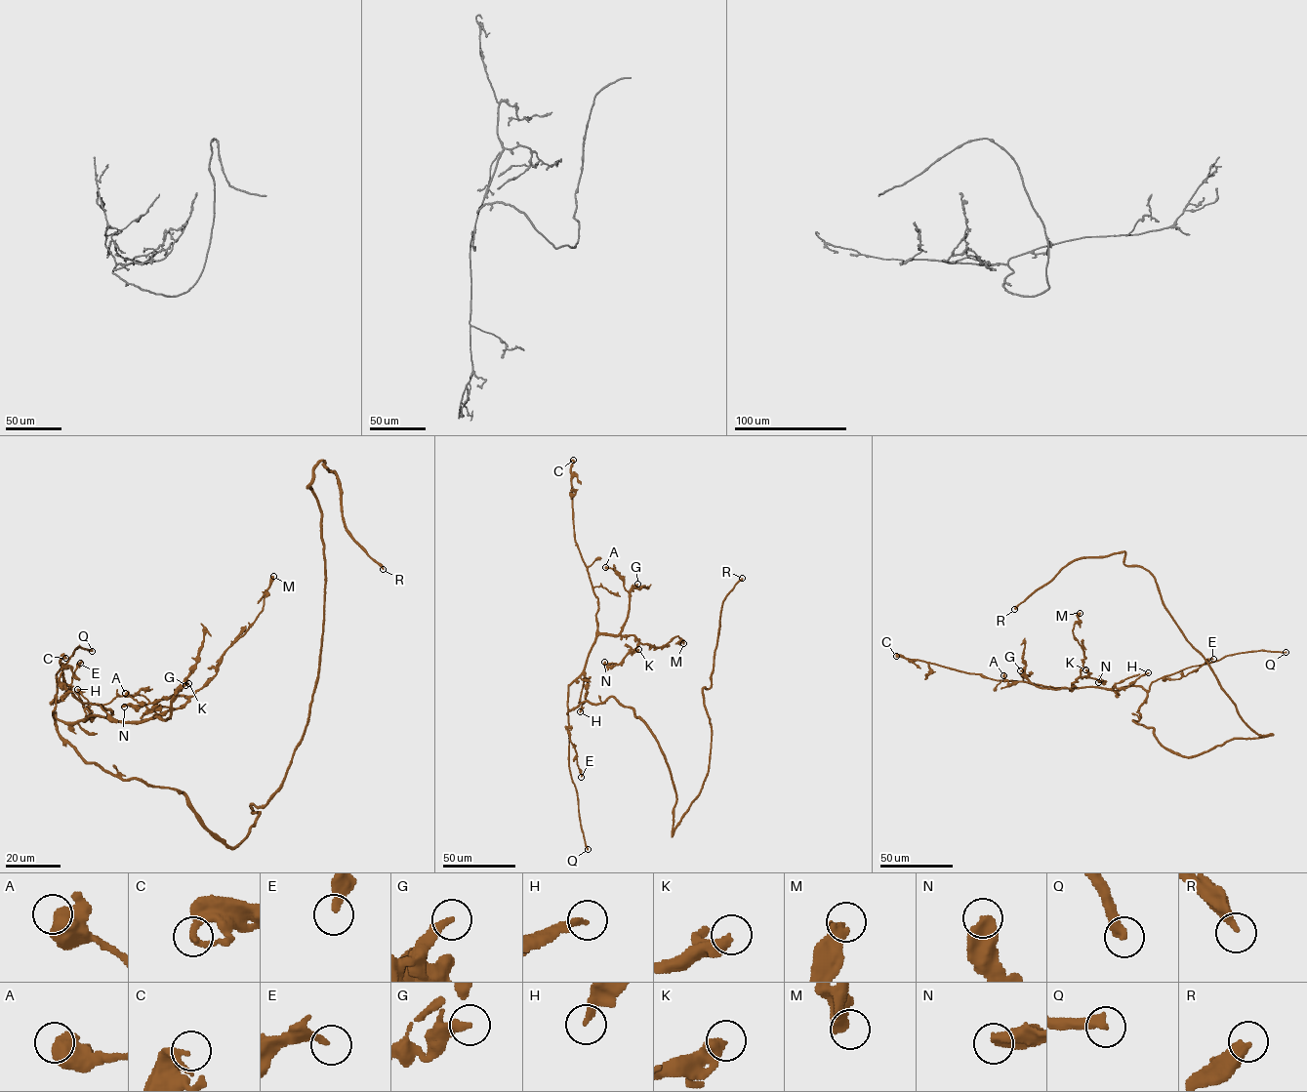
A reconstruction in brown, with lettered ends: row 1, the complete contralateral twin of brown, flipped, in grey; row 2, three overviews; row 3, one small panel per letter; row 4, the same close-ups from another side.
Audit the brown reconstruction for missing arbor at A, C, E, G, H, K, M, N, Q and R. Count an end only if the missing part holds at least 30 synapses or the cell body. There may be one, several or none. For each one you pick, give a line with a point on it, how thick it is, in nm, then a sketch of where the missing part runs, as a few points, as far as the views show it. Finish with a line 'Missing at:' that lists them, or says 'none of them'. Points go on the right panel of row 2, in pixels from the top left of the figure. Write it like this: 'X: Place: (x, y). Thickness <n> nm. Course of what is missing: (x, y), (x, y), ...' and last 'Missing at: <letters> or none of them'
Q: Place: (1286, 652). Thickness 360 nm
Missing at: Q

